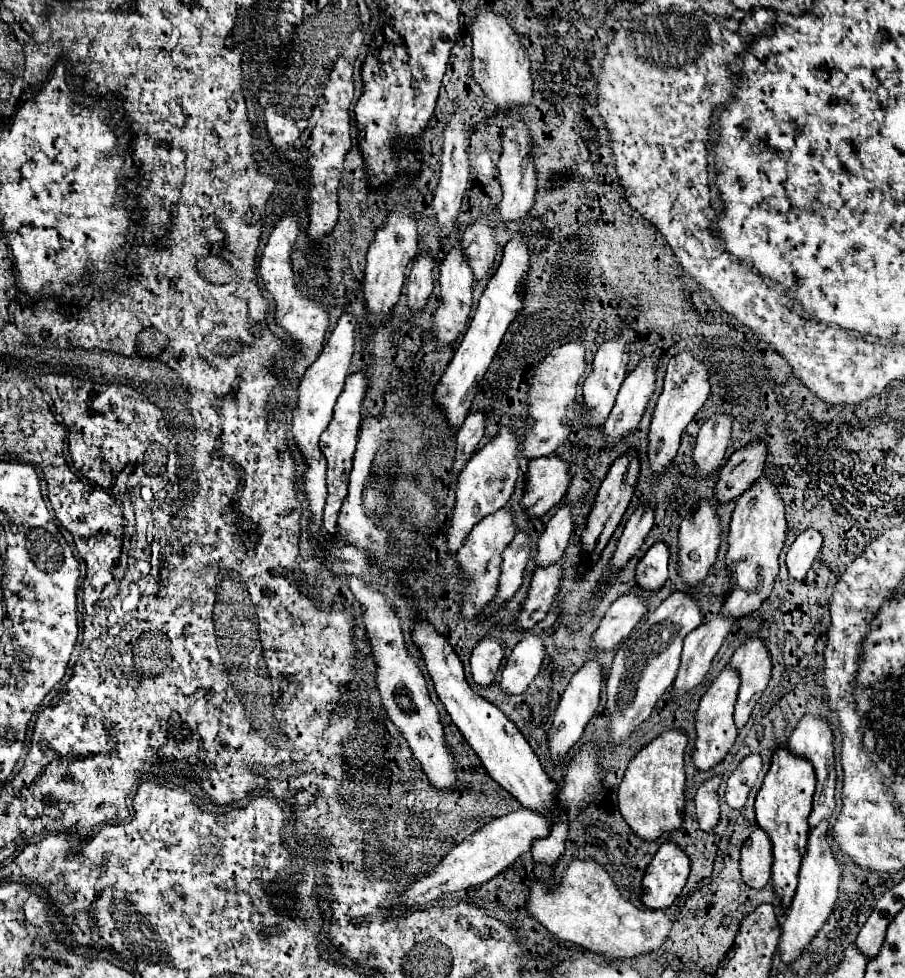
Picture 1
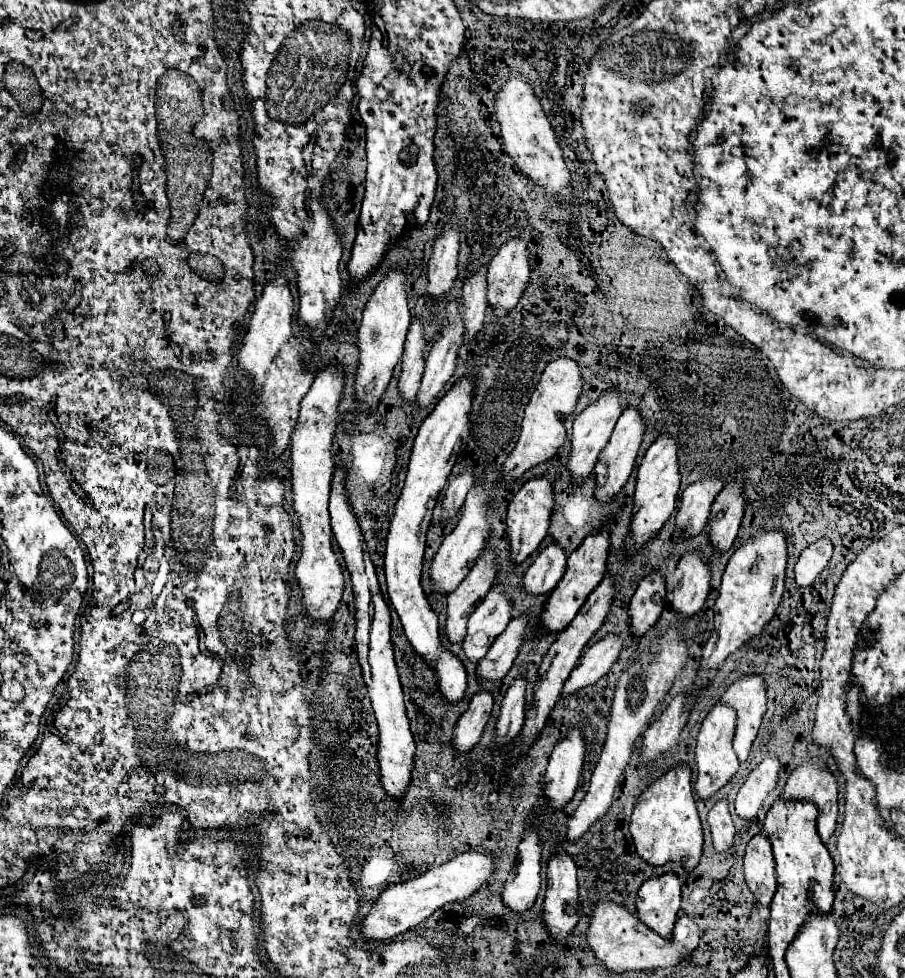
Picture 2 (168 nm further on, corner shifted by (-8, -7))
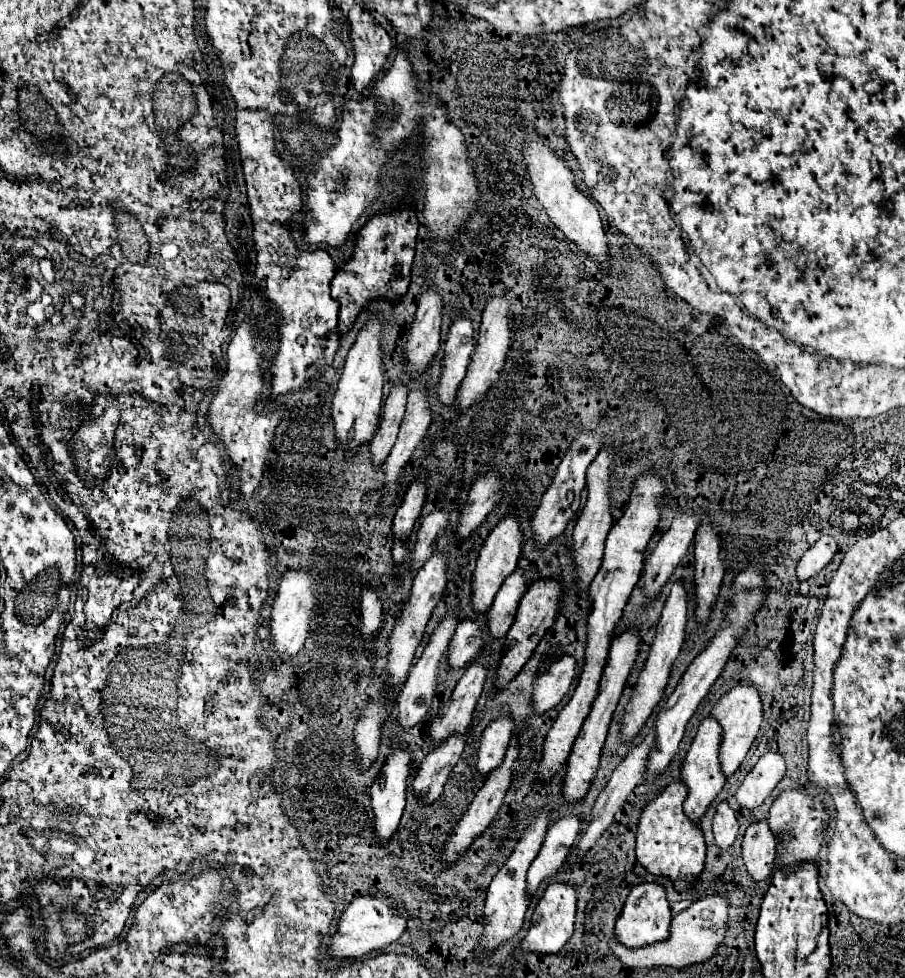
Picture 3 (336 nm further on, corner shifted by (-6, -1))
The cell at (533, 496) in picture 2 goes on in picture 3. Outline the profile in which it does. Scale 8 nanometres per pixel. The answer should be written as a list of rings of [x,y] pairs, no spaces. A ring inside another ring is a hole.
[[[508,515],[504,521],[500,521],[492,533],[486,537],[480,555],[478,555],[478,563],[476,569],[472,573],[472,607],[478,615],[486,613],[500,589],[500,585],[504,583],[504,579],[514,573],[518,557],[520,557],[520,547],[522,547],[522,533],[520,533],[520,525],[518,525],[518,517],[516,515]]]

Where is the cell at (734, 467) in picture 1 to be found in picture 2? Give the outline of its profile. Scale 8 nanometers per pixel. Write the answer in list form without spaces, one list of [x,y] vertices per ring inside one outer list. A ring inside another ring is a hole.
[[[736,481],[726,483],[724,489],[714,499],[712,513],[706,523],[710,541],[712,545],[718,547],[718,551],[726,551],[734,543],[744,515],[744,507],[746,503],[744,497],[740,495],[740,485]]]

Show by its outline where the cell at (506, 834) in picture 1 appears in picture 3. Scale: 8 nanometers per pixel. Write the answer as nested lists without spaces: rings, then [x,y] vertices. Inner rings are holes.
[[[356,897],[340,915],[338,929],[328,945],[330,959],[360,959],[396,941],[406,931],[406,917],[388,909],[386,897]]]

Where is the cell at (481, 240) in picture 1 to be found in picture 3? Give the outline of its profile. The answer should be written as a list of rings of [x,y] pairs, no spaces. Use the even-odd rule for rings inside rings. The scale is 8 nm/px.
[[[458,319],[452,323],[442,359],[440,383],[436,387],[438,401],[442,405],[452,405],[456,397],[456,389],[464,379],[470,355],[474,351],[474,331],[468,319]]]

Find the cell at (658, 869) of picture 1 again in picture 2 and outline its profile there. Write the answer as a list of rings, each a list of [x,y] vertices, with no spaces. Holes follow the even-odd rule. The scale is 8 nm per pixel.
[[[668,871],[660,877],[652,877],[642,883],[638,891],[638,917],[646,927],[662,937],[672,935],[672,927],[680,909],[682,889],[676,873]]]

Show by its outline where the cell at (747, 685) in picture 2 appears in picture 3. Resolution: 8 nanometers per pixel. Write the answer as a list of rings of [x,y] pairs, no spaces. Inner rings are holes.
[[[738,685],[734,687],[730,693],[726,693],[712,709],[710,713],[714,719],[720,721],[720,727],[722,727],[722,743],[720,743],[720,765],[722,765],[722,773],[726,777],[730,777],[738,767],[740,763],[744,761],[748,749],[752,747],[756,735],[758,735],[758,729],[760,729],[760,721],[762,721],[762,703],[760,703],[760,697],[758,697],[758,691],[756,687],[744,687],[744,685]]]

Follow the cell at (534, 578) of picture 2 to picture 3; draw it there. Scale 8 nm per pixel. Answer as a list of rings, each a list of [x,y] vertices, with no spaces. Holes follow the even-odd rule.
[[[520,569],[502,583],[502,587],[488,611],[488,631],[494,639],[500,639],[508,633],[508,629],[514,621],[516,609],[518,609],[518,601],[522,599],[524,591],[526,591],[526,579]]]

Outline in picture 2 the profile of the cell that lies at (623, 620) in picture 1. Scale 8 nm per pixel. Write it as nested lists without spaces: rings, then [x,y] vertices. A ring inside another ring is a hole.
[[[610,633],[604,639],[596,641],[594,645],[586,647],[582,651],[582,657],[580,657],[578,665],[570,673],[568,681],[564,683],[562,697],[578,691],[580,687],[594,685],[618,661],[620,651],[622,651],[622,637],[618,633]]]

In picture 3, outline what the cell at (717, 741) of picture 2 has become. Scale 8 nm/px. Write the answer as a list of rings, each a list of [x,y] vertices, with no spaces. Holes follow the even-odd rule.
[[[708,717],[700,723],[698,733],[692,741],[690,751],[686,753],[686,759],[682,763],[682,773],[680,773],[680,781],[684,781],[684,785],[688,787],[688,797],[684,801],[684,813],[686,817],[690,817],[690,821],[700,823],[702,815],[706,813],[706,809],[710,807],[710,803],[716,799],[716,795],[722,791],[726,777],[720,771],[720,761],[718,761],[718,749],[720,749],[720,737],[722,737],[722,729],[718,725],[716,719]]]

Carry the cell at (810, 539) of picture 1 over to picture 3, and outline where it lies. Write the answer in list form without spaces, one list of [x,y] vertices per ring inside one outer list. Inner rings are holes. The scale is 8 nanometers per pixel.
[[[826,535],[822,537],[816,545],[812,545],[800,559],[798,563],[798,579],[800,581],[806,581],[814,575],[818,575],[834,557],[834,553],[838,551],[838,545],[836,545],[836,539]]]

